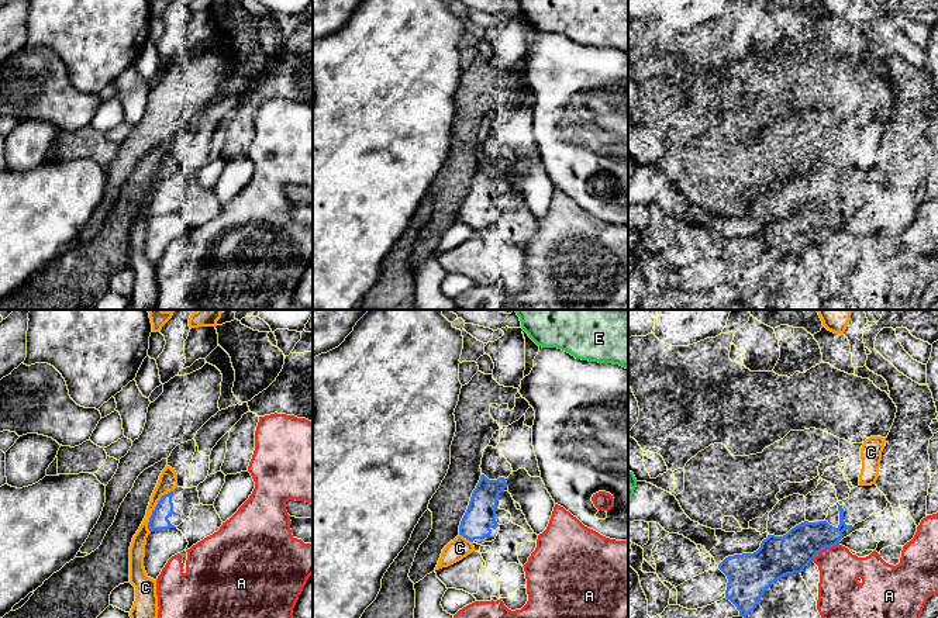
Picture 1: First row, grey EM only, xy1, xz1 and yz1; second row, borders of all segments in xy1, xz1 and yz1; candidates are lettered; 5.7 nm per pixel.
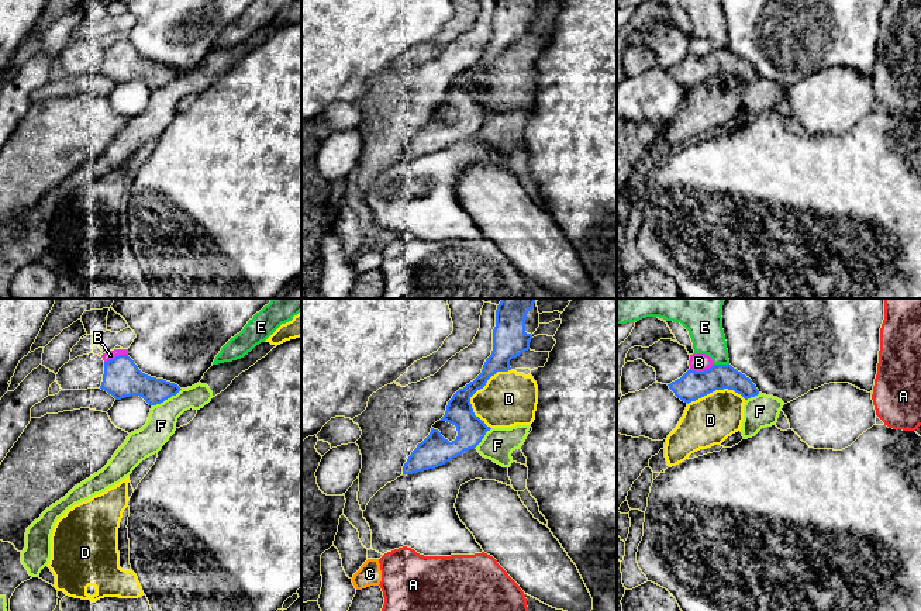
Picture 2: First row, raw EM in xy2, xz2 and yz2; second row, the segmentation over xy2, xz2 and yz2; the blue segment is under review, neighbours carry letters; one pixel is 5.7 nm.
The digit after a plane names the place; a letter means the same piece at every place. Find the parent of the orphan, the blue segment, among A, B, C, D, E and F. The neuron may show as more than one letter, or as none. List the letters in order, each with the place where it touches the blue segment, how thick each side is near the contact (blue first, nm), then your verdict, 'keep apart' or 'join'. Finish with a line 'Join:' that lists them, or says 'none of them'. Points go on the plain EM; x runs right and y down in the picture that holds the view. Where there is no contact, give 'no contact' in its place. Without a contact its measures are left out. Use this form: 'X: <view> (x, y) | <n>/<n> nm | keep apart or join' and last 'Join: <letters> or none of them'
A: yz1 (824, 232) | 220/240 nm | keep apart
B: xy2 (116, 41) | 220/50 nm | keep apart
C: xy1 (154, 194) | 110/110 nm | keep apart
D: xz2 (475, 76) | 160/320 nm | keep apart
E: yz2 (721, 49) | 160/190 nm | keep apart
F: xy2 (166, 83) | 180/170 nm | keep apart
Join: none of them

